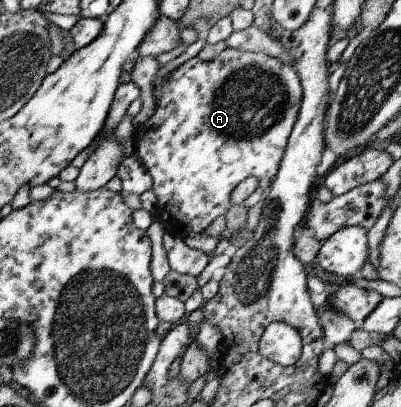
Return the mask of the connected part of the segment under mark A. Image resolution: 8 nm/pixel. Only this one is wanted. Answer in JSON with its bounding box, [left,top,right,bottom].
[134,46,302,239]

